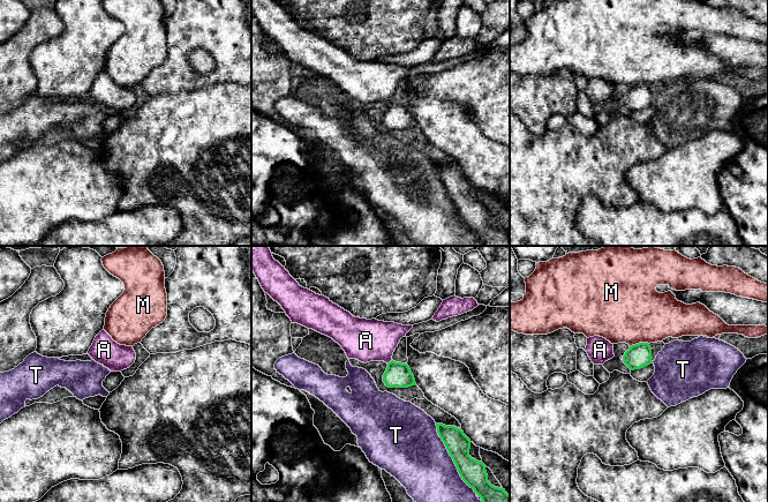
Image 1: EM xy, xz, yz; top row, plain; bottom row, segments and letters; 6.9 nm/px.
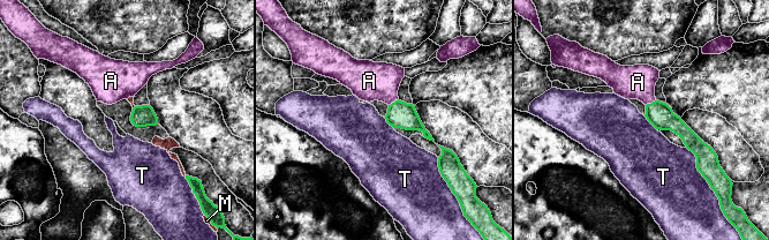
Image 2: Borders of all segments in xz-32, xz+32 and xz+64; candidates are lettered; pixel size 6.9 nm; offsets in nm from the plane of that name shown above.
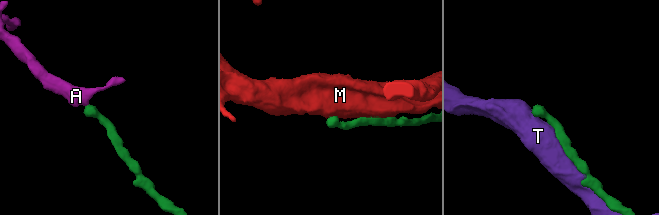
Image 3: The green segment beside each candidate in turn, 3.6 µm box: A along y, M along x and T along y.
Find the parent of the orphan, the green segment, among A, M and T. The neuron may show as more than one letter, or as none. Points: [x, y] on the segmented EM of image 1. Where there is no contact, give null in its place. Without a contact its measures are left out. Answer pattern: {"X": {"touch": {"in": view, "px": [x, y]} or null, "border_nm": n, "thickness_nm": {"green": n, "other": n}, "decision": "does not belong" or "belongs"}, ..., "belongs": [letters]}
{"A": {"touch": {"in": "xz", "px": [390, 361]}, "border_nm": 50, "thickness_nm": {"green": 180, "other": 300}, "decision": "belongs"}, "M": {"touch": {"in": "yz", "px": [639, 343]}, "border_nm": 140, "thickness_nm": {"green": 170, "other": 460}, "decision": "does not belong"}, "T": {"touch": {"in": "xz", "px": [452, 458]}, "border_nm": 550, "thickness_nm": {"green": 180, "other": 420}, "decision": "does not belong"}, "belongs": ["A"]}

